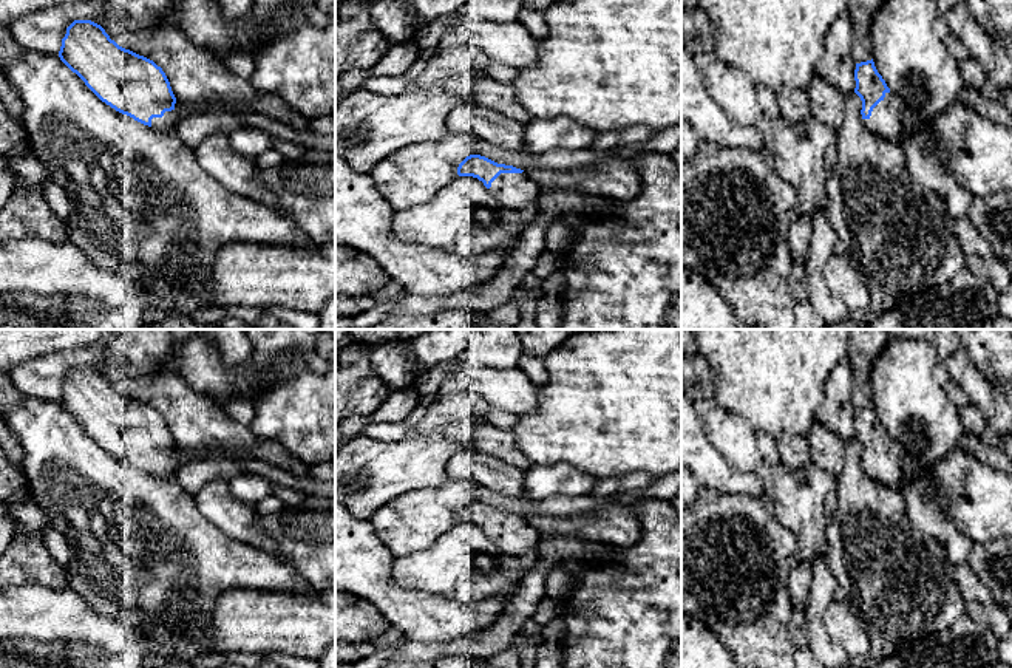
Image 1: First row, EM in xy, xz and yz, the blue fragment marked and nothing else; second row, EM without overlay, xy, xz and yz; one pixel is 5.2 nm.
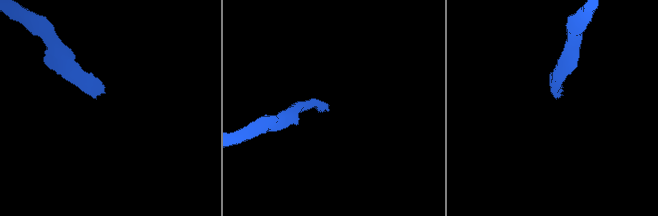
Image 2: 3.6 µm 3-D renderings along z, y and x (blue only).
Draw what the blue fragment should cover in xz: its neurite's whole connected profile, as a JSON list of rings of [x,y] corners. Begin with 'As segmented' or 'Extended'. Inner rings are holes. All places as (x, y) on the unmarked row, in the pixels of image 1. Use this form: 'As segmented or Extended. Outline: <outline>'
Extended. Outline: [[[481,501],[467,503],[457,513],[459,523],[473,523],[484,529],[498,550],[518,557],[538,546],[539,532],[527,518],[513,512],[498,510]]]

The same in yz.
Extended. Outline: [[[873,405],[856,410],[854,427],[854,439],[862,447],[862,467],[873,481],[901,490],[907,478],[921,479],[944,518],[956,524],[975,544],[1006,540],[1012,546],[1012,475],[980,462],[959,447],[929,470],[912,467],[899,444],[878,419]]]

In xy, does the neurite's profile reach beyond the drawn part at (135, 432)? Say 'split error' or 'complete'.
split error

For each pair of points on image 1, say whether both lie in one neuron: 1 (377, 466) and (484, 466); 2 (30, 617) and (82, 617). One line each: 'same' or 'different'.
1: different
2: same

